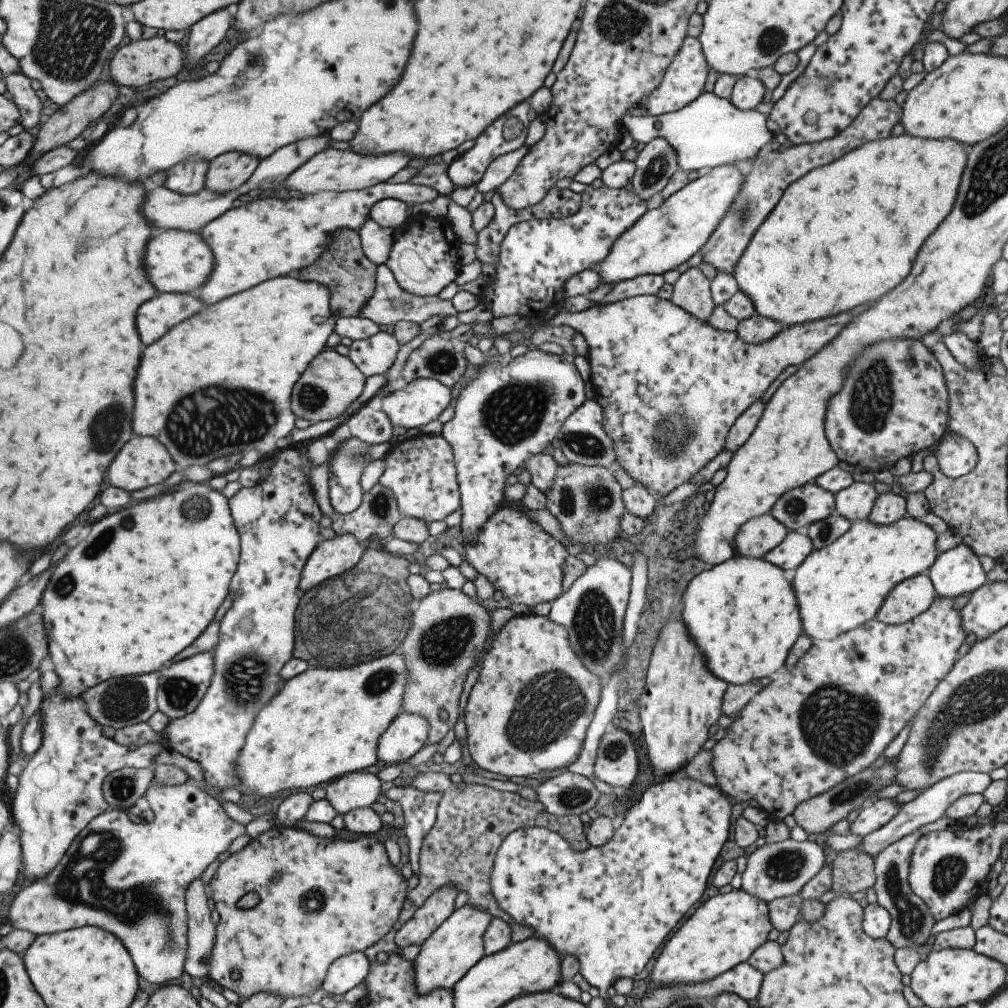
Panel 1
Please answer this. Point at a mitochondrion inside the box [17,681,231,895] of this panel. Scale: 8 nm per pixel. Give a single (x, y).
(122, 787)

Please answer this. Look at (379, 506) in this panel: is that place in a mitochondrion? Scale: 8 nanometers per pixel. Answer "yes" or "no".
yes

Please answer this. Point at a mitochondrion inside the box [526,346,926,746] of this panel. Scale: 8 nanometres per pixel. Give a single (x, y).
(871, 400)

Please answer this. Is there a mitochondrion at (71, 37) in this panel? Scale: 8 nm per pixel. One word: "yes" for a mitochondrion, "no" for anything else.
yes

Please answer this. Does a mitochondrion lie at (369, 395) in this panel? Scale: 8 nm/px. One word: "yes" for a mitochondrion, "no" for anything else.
no

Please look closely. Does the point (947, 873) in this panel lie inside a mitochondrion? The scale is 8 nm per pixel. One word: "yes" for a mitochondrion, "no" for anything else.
yes

